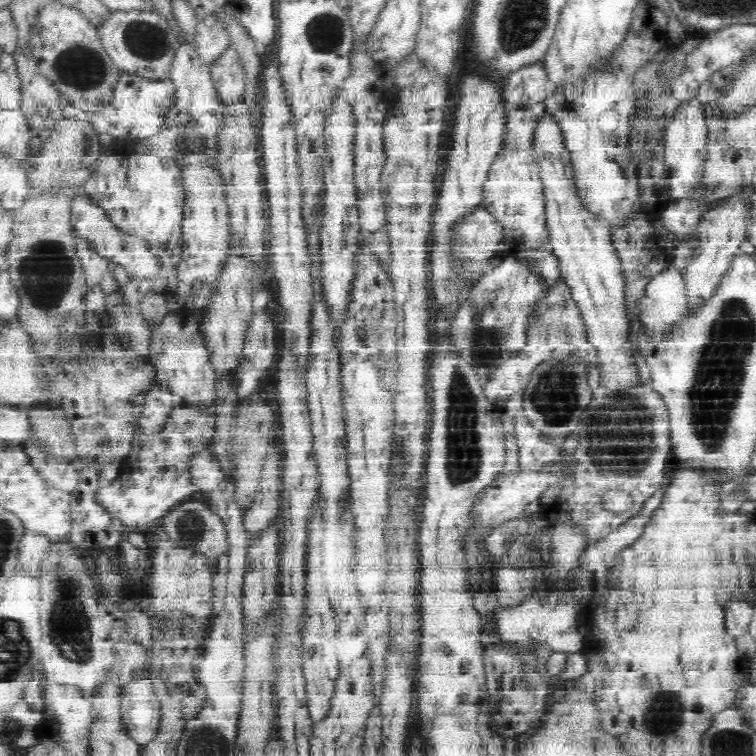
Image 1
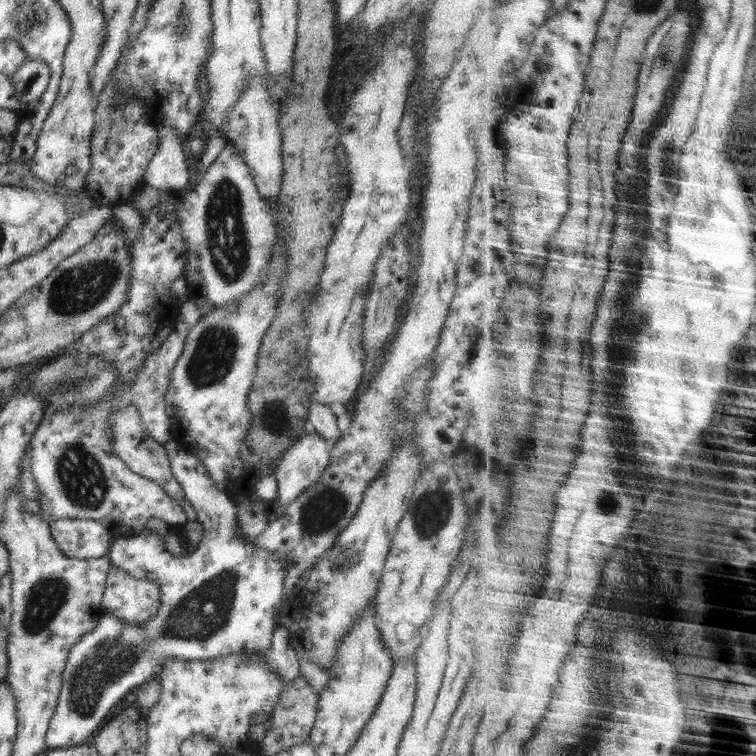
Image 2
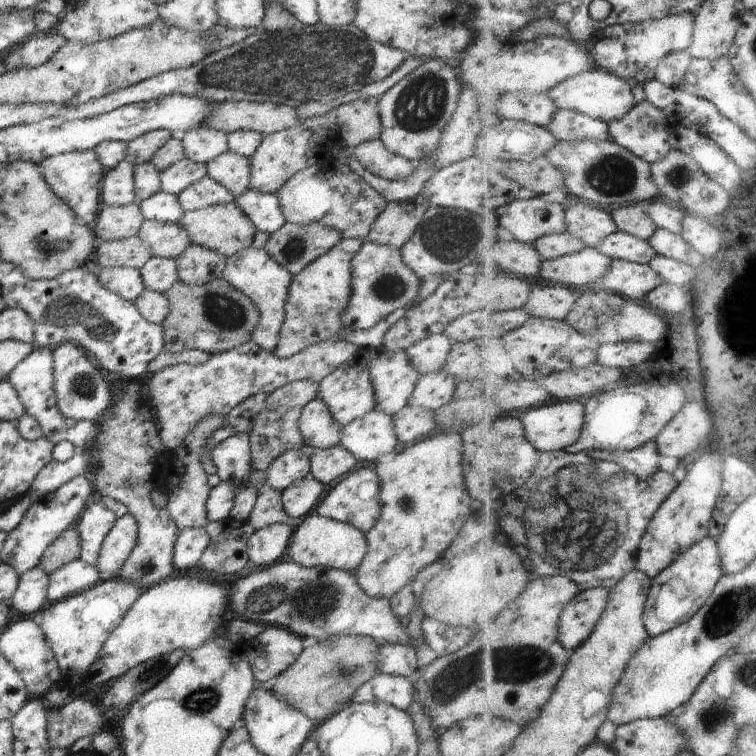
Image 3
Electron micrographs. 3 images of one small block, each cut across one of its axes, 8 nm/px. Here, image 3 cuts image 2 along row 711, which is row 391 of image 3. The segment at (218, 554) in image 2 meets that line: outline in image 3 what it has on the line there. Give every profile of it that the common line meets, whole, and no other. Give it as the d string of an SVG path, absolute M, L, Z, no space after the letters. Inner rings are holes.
M68 341L60 344L53 349L53 365L56 406L62 416L79 421L97 421L111 408L112 396L106 380L102 377L101 368L82 348Z

